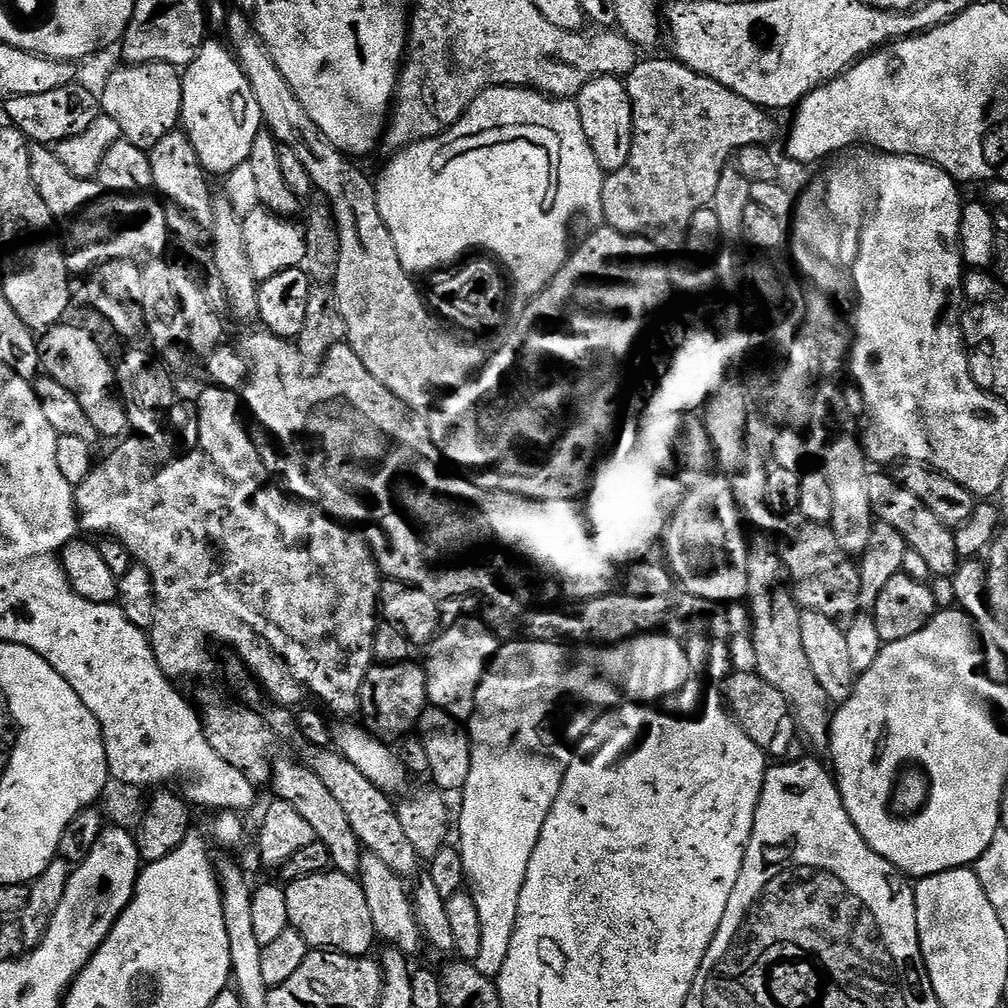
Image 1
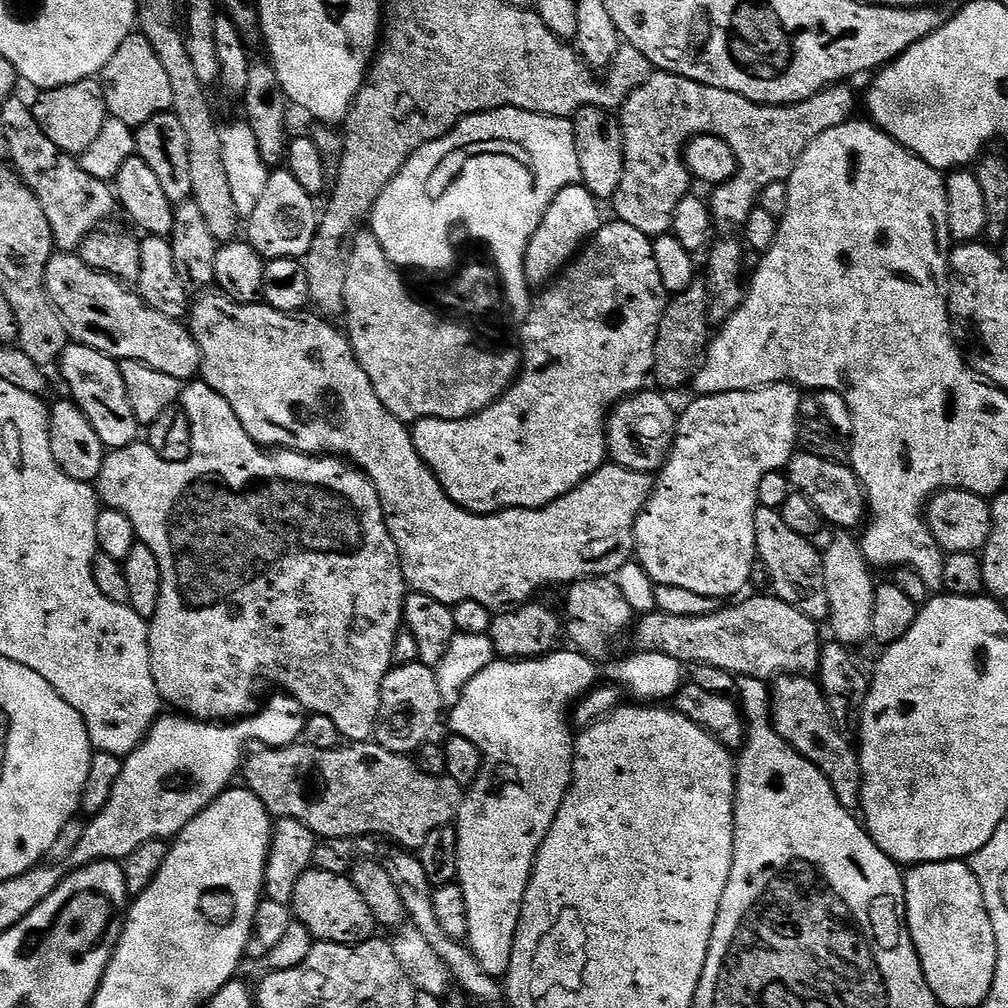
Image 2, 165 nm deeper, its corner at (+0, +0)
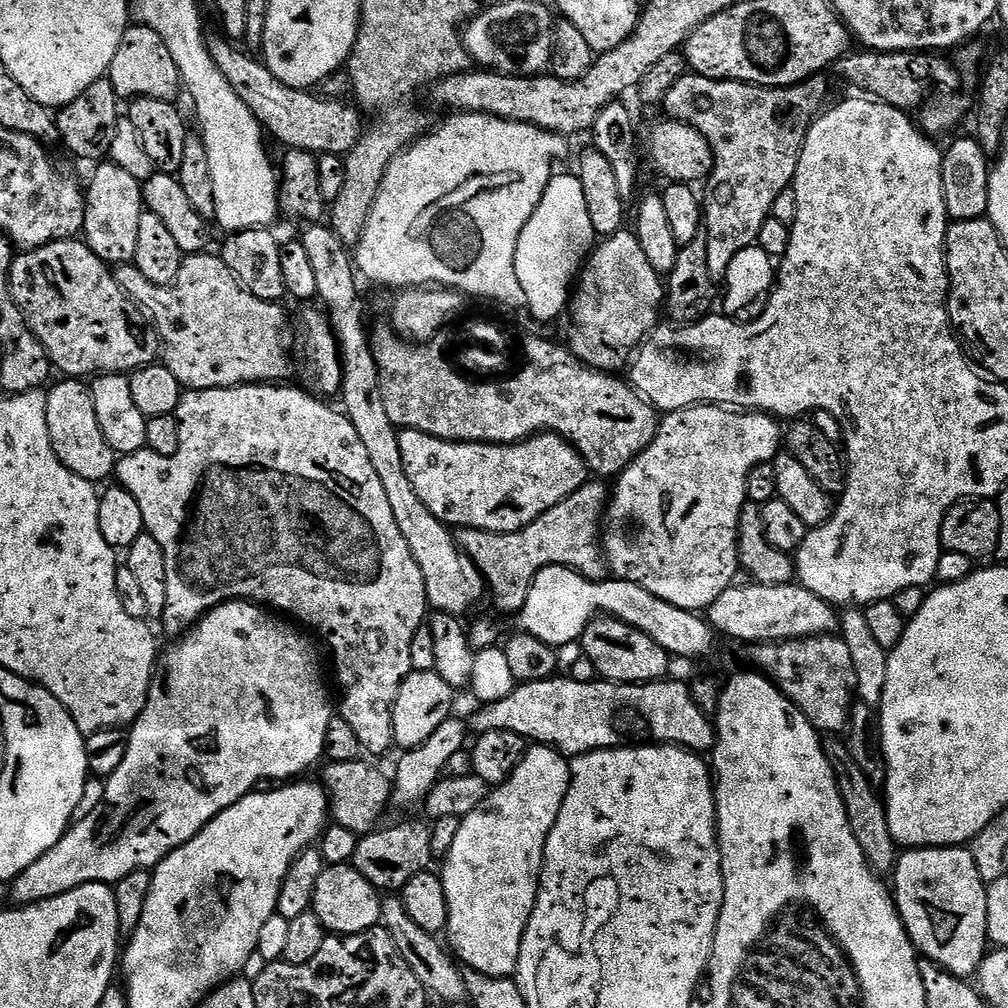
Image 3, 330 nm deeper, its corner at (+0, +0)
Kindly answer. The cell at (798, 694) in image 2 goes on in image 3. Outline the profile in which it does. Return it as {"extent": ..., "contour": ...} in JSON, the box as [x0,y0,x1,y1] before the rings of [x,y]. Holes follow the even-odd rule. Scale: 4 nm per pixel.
{"extent":[823,739,898,874],"contour":[[[825,739],[823,746],[826,758],[837,771],[836,781],[840,787],[842,802],[846,806],[850,830],[854,830],[854,838],[858,838],[858,846],[862,846],[862,854],[873,872],[877,874],[891,873],[895,869],[898,859],[898,845],[894,834],[890,834],[888,809],[877,785],[872,784],[870,778],[866,778],[866,774],[862,774],[858,762],[854,762],[854,758],[850,758],[850,750],[843,739]]]}

